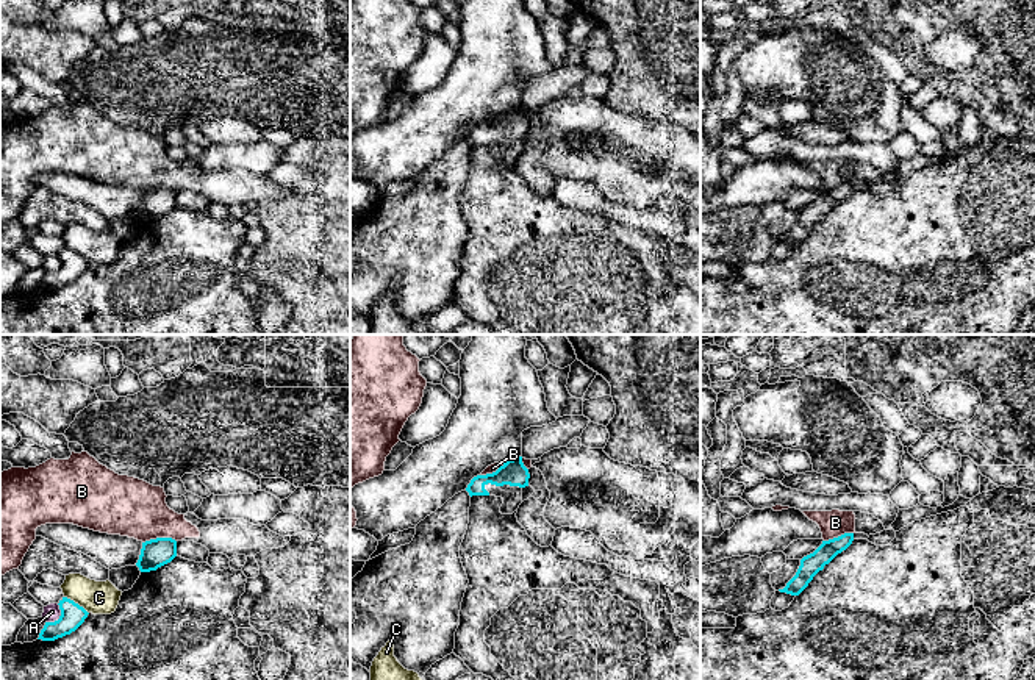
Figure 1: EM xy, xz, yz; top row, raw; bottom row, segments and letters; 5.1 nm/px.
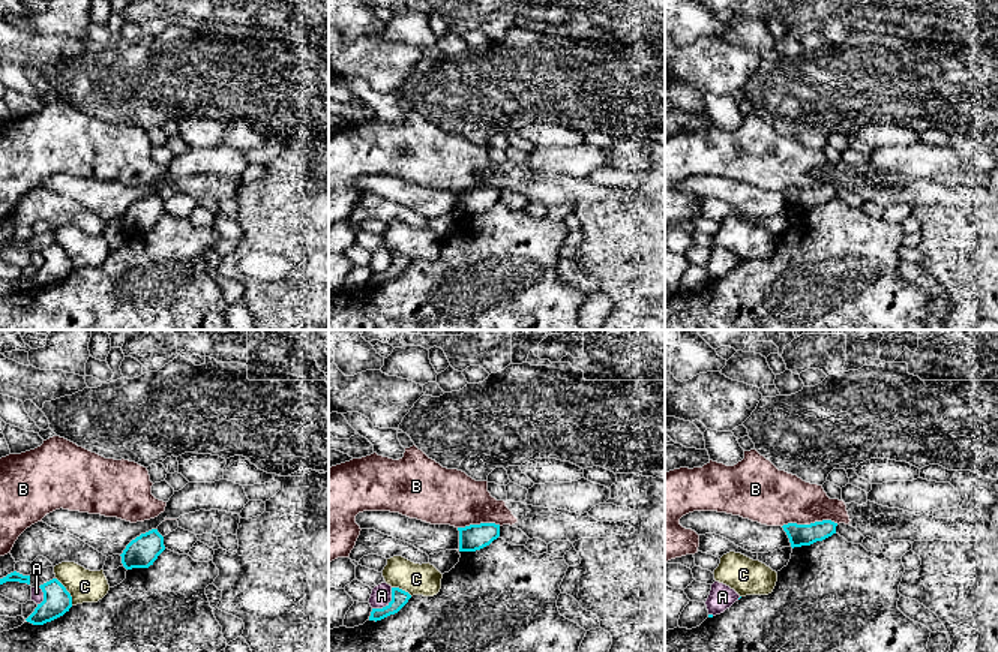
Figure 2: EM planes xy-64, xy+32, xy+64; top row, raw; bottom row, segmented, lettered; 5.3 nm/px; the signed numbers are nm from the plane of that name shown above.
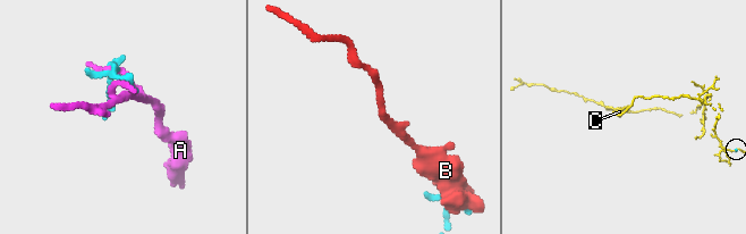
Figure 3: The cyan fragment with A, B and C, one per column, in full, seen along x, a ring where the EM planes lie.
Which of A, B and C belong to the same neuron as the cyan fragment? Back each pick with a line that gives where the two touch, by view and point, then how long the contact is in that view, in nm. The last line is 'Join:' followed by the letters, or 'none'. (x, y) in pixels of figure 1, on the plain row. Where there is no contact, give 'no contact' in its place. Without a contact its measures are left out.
Join: none

